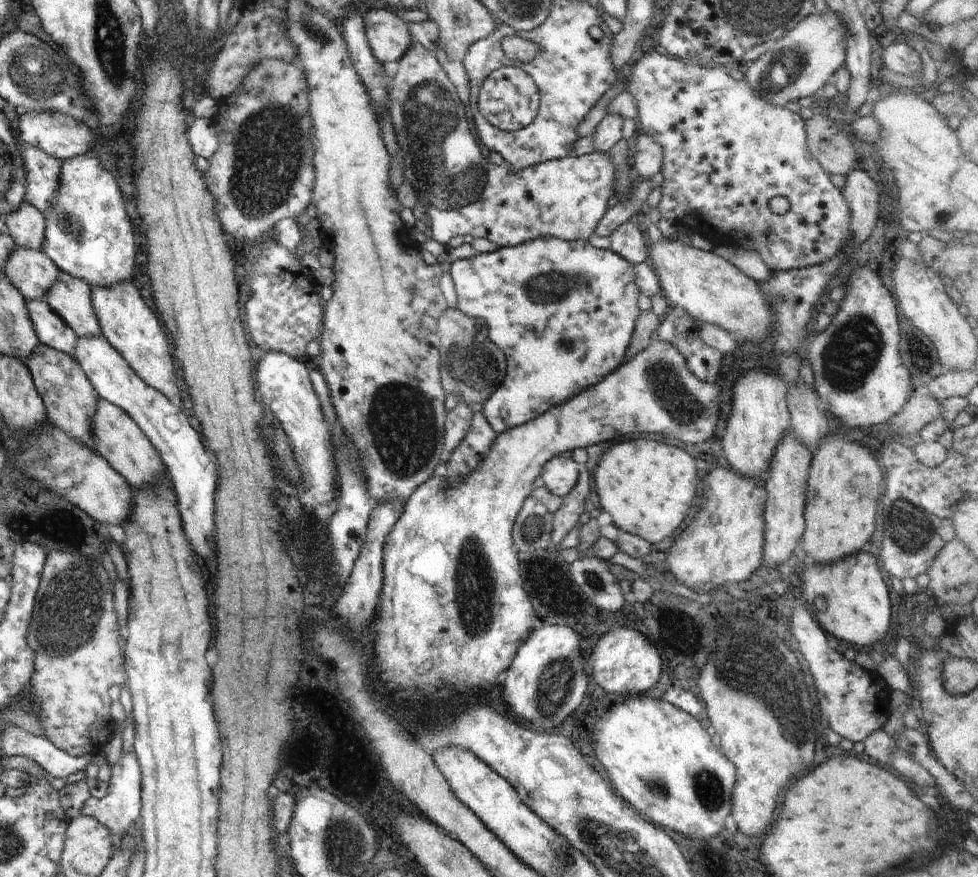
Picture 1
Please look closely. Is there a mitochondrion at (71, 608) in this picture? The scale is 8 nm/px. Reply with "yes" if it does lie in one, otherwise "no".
yes

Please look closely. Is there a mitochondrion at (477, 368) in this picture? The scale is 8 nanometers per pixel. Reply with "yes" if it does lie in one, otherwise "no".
yes

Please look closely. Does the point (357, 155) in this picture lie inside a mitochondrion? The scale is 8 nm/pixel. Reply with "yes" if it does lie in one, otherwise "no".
no

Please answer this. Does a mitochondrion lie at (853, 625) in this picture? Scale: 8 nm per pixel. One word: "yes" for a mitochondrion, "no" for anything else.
no

